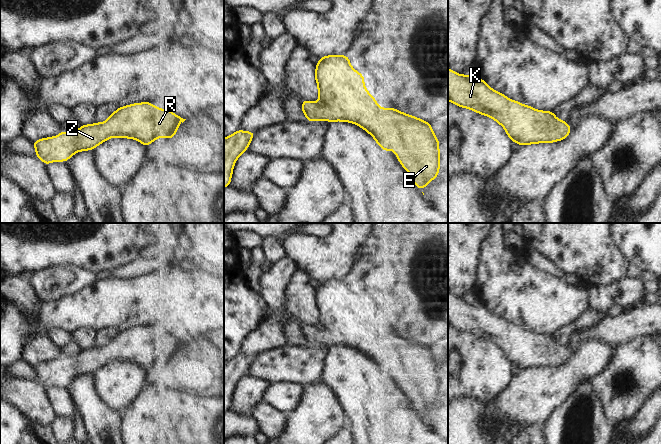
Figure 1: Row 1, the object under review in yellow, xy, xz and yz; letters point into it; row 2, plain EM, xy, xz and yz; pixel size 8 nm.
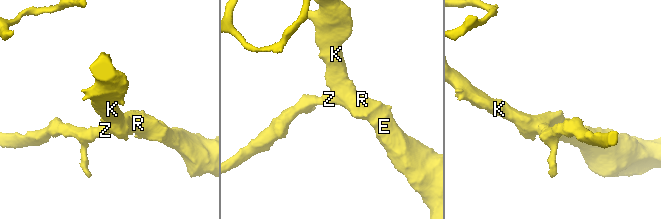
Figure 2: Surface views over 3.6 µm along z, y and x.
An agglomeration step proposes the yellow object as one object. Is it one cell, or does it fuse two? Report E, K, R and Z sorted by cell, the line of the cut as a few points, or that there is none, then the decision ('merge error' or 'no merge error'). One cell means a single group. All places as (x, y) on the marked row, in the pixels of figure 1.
groups E K R Z; cut none; no merge error

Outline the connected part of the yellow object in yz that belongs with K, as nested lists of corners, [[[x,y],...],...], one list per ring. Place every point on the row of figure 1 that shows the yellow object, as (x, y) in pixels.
[[[449,68],[448,101],[459,107],[465,107],[491,117],[504,127],[512,142],[519,145],[561,141],[570,134],[571,127],[567,122],[557,119],[553,111],[539,111],[528,105],[513,101],[491,89],[484,79],[476,79],[472,75],[459,75]]]

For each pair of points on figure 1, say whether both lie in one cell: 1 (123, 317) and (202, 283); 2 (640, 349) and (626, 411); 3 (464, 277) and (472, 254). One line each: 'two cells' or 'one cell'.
1: one cell
2: one cell
3: one cell

